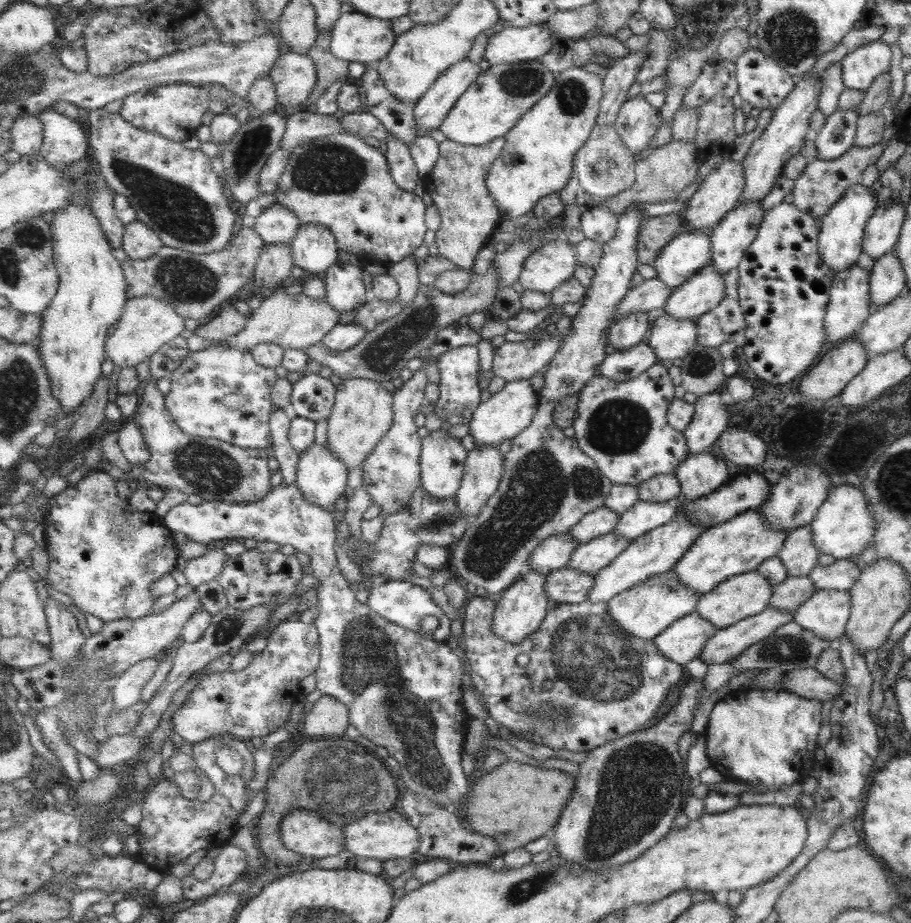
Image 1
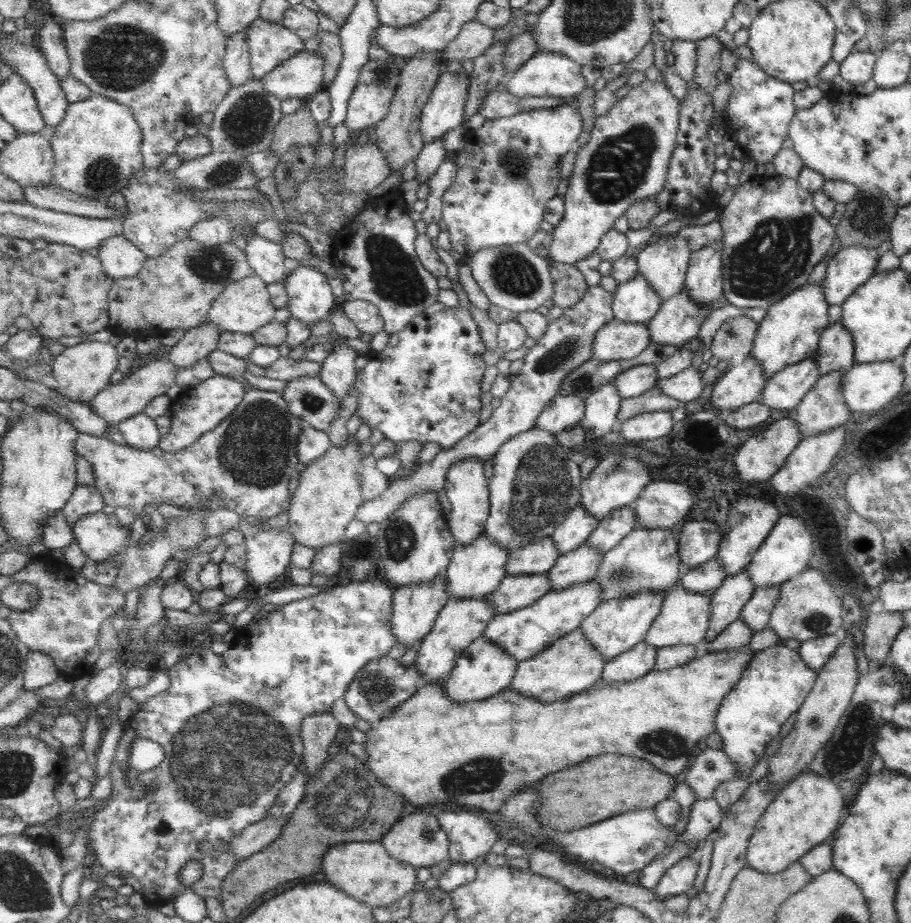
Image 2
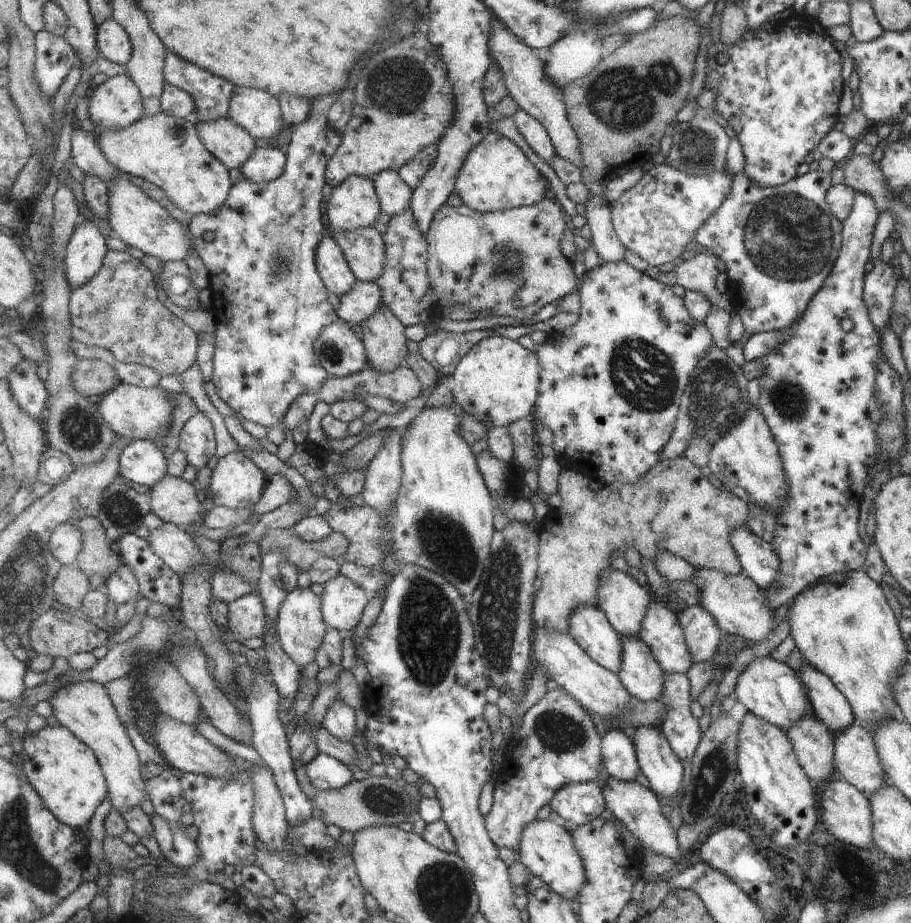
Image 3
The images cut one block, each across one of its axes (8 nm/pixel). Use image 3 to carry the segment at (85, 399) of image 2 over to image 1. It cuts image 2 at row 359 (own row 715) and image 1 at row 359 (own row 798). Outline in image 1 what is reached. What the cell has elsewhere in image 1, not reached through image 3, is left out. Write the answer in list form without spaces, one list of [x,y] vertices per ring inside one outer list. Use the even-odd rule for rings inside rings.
[[[153,295],[128,299],[124,314],[121,315],[119,322],[116,323],[117,327],[106,340],[108,357],[118,368],[137,366],[159,352],[164,344],[184,334],[186,321],[187,319],[181,316],[169,301],[159,300]]]

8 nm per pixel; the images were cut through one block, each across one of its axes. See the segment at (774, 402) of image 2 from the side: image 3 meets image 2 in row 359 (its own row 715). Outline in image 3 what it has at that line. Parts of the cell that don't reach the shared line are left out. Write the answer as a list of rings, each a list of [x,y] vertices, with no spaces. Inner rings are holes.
[[[803,714],[784,733],[808,779],[827,782],[834,778],[831,735],[819,719]]]

